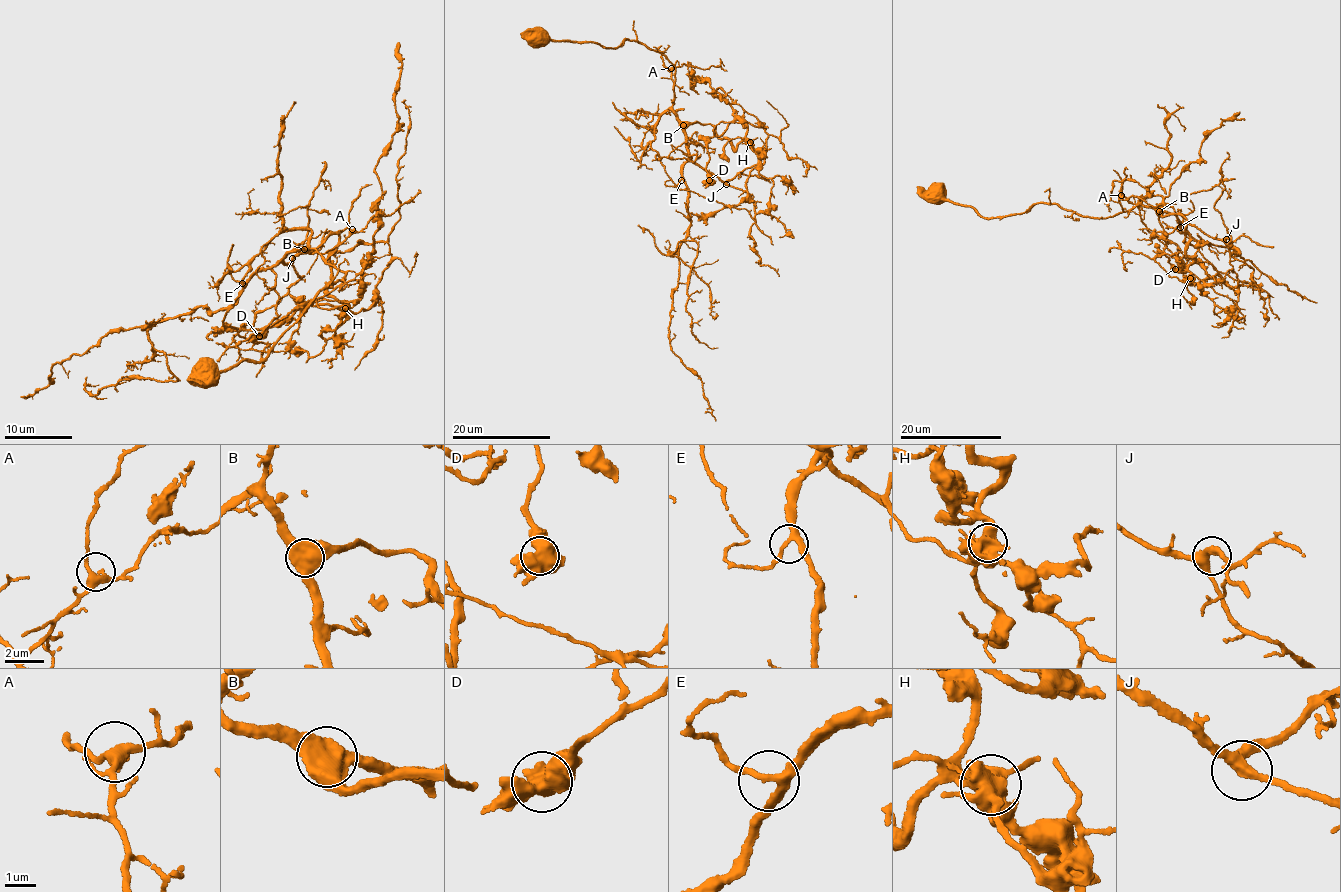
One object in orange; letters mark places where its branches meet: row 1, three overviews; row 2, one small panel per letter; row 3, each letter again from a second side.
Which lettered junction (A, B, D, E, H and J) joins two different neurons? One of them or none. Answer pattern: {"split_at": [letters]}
{"split_at": []}

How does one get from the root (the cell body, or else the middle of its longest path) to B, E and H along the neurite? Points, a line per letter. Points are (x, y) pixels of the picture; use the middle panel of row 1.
B: (540, 40), (594, 41), (613, 48), (626, 38), (657, 50), (675, 68), (673, 110), (683, 125)
E: (540, 40), (613, 48), (638, 40), (665, 56), (675, 68), (673, 110), (689, 149), (681, 180)
H: (540, 40), (613, 48), (638, 40), (675, 68), (675, 117), (710, 124), (735, 149), (750, 141)

